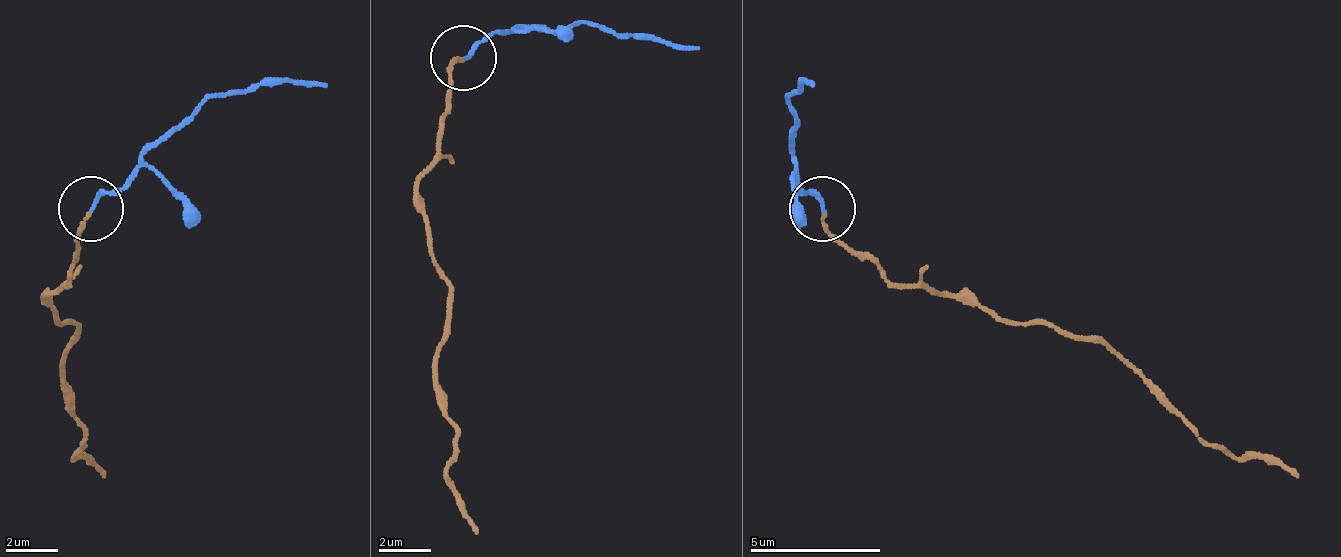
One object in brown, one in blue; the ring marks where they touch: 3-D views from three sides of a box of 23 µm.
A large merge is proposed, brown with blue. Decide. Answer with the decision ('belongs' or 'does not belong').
does not belong

